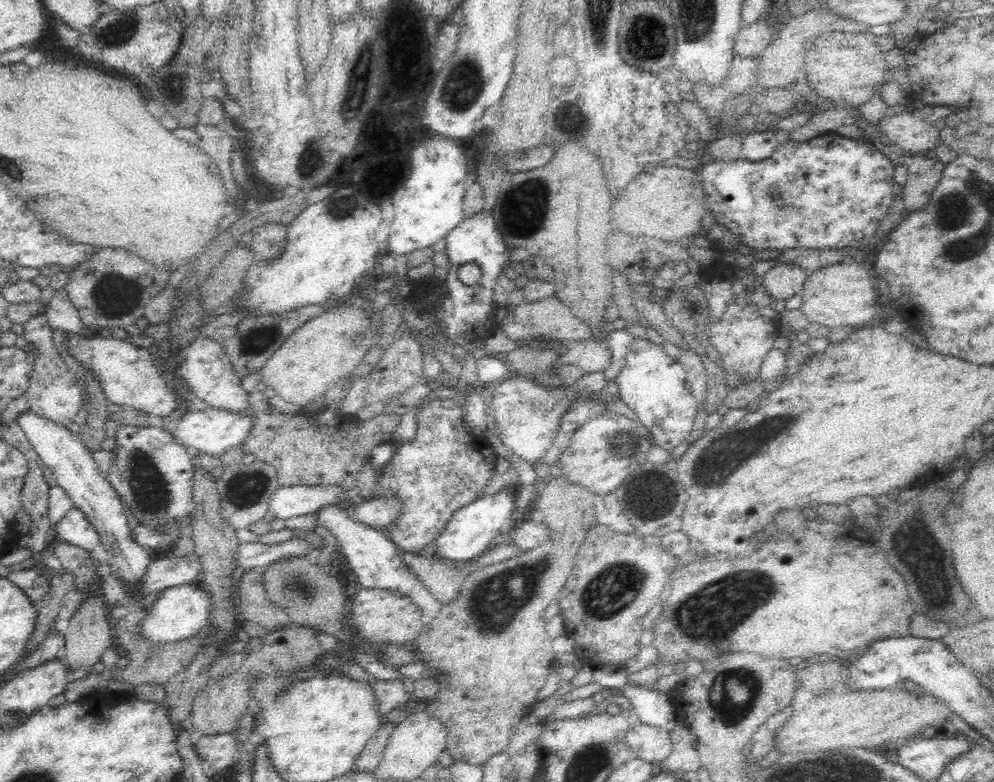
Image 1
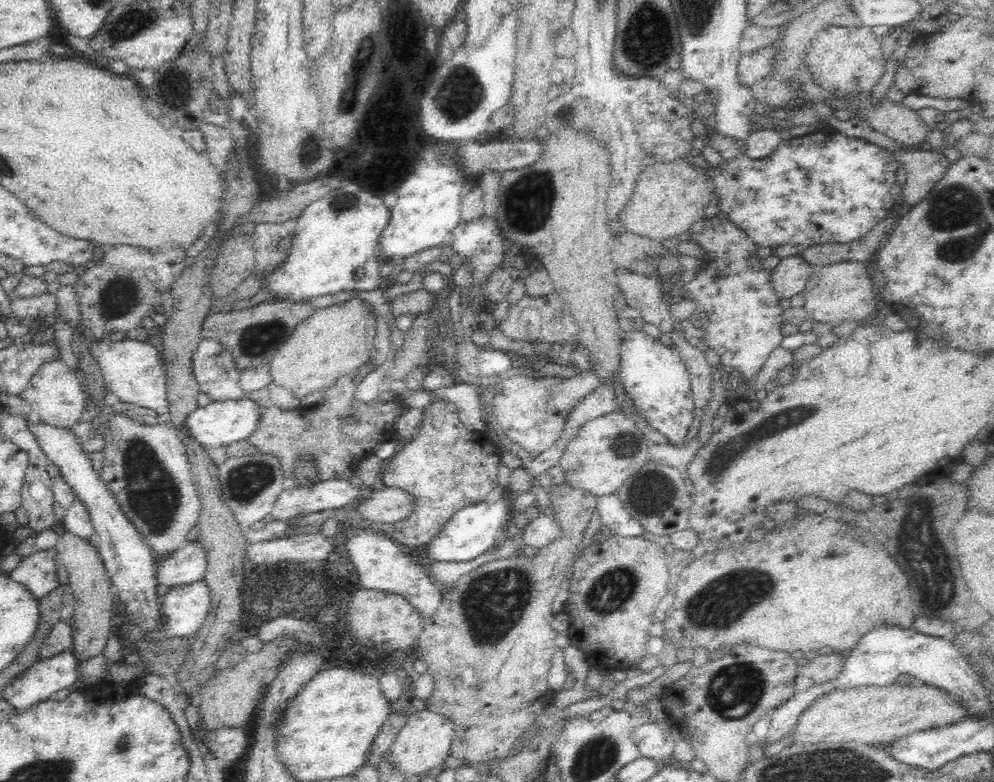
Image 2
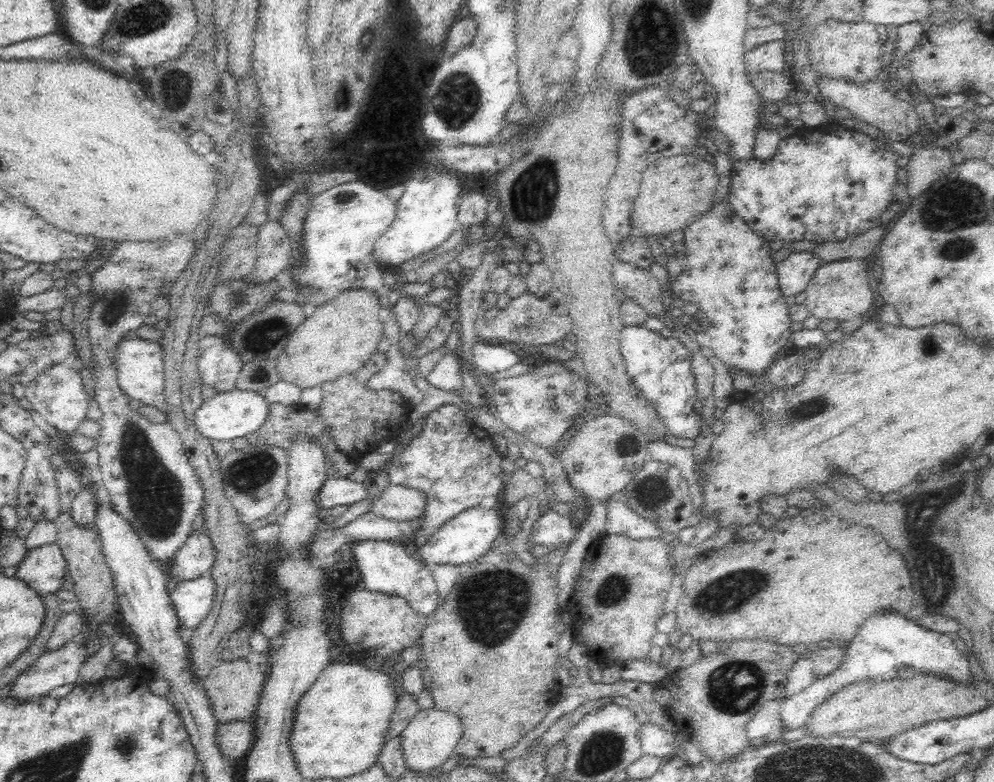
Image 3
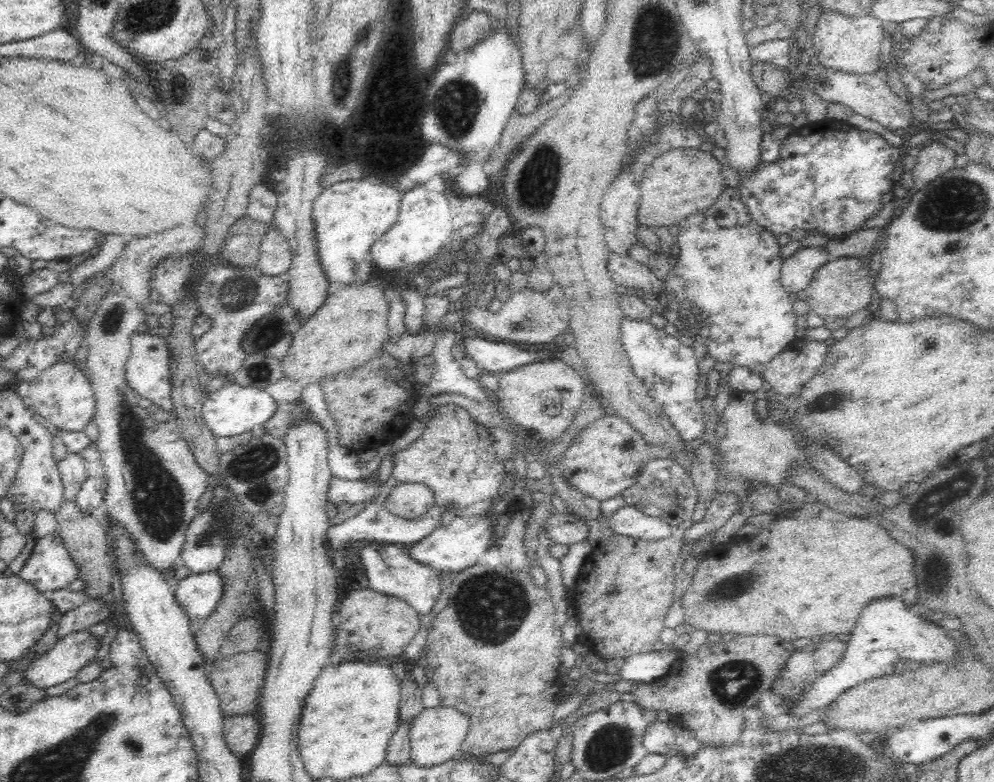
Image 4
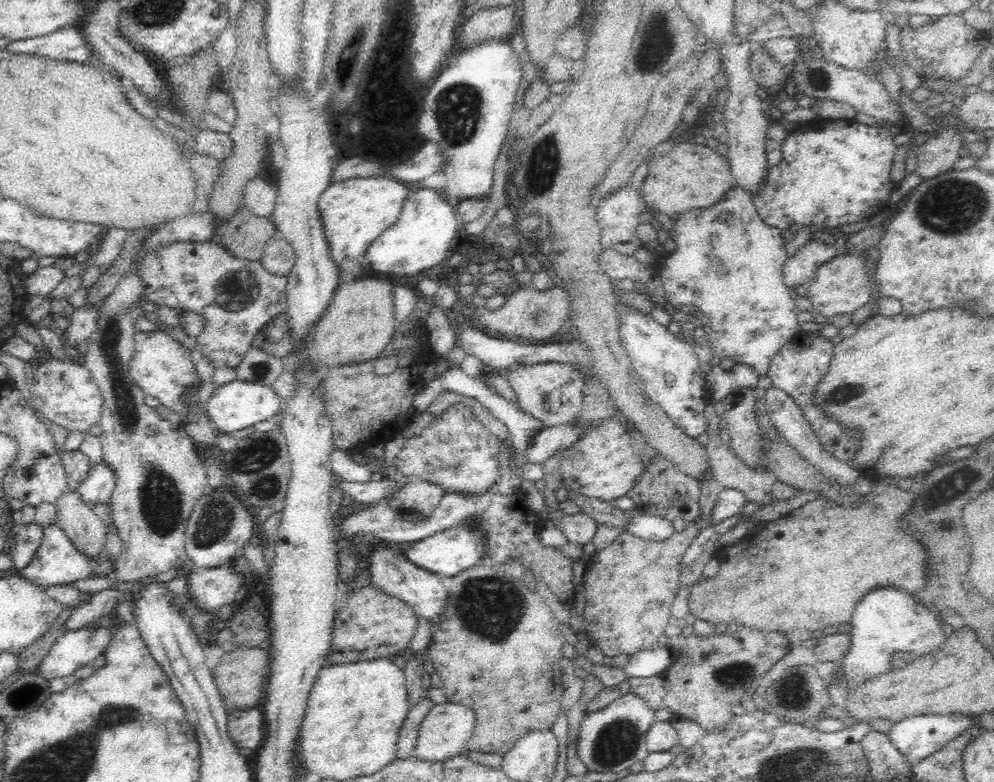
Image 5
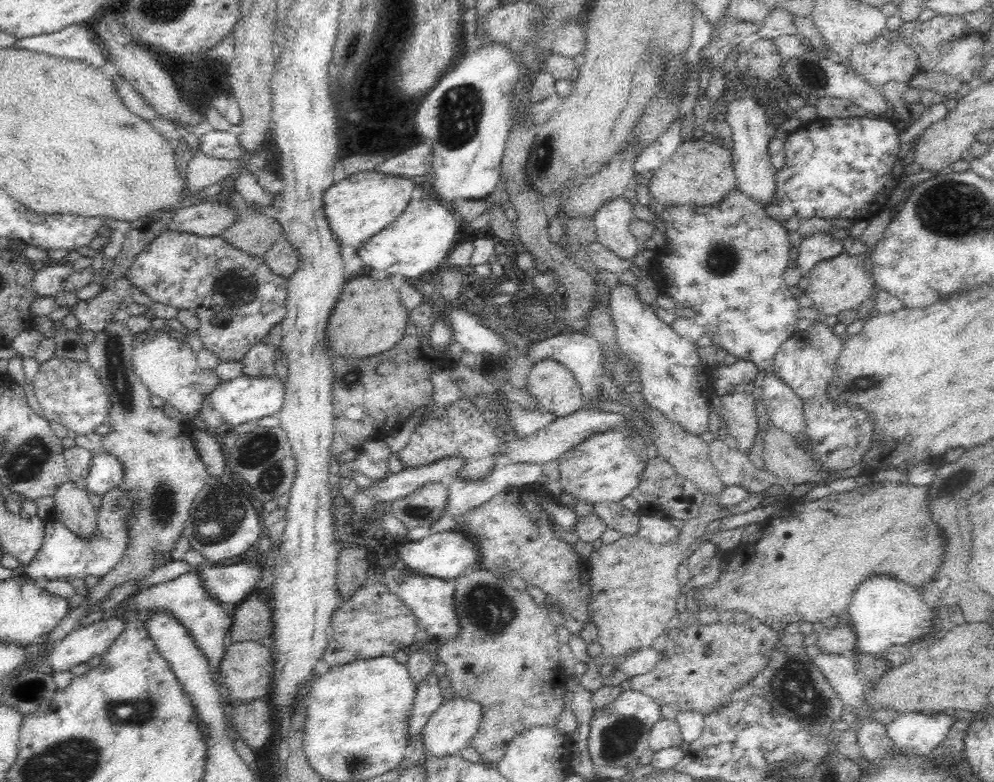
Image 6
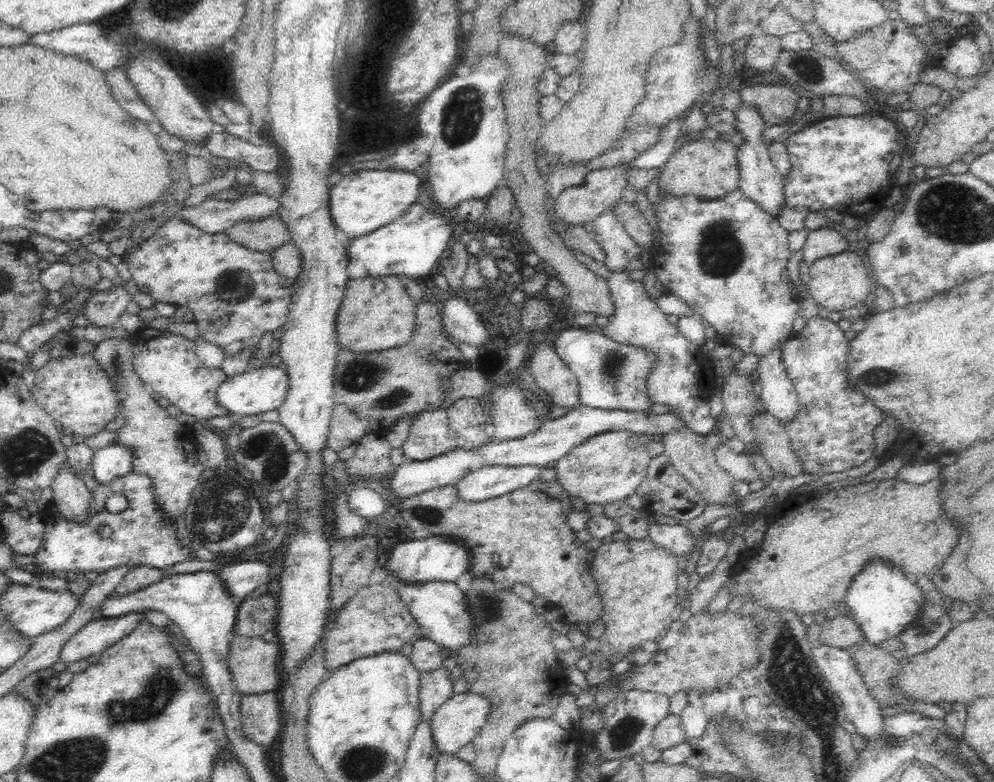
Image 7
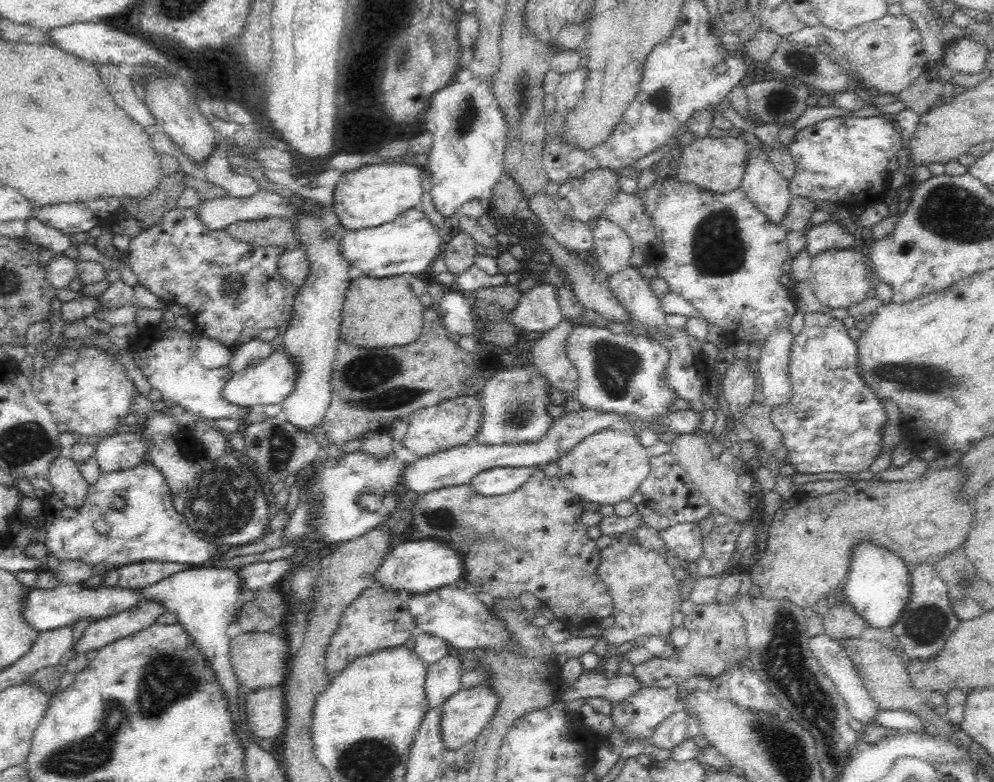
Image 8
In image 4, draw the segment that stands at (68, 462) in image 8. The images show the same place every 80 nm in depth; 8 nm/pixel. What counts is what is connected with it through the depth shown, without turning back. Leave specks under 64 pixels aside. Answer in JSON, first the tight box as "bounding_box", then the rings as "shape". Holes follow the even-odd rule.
{"bounding_box":[56,500,114,603],"shape":[[[62,500],[60,508],[56,512],[56,533],[64,539],[64,547],[68,549],[68,555],[78,567],[78,579],[86,583],[86,590],[83,591],[92,600],[106,600],[106,603],[114,603],[112,592],[112,560],[108,555],[108,532],[106,528],[91,514],[84,514],[75,500]]]}

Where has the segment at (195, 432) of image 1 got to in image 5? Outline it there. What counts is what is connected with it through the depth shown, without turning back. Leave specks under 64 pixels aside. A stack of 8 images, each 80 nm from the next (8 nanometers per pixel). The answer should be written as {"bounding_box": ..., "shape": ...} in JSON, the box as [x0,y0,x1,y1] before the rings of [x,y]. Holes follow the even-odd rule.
{"bounding_box":[206,380,284,432],"shape":[[[233,380],[228,384],[216,386],[206,402],[207,417],[217,432],[234,432],[248,426],[254,426],[264,420],[272,420],[281,410],[284,400],[278,396],[271,385],[246,382],[245,380]]]}

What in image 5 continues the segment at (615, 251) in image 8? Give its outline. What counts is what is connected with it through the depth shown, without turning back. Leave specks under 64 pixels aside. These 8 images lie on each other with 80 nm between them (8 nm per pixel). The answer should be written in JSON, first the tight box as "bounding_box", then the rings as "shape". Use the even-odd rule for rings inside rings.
{"bounding_box":[596,183,644,255],"shape":[[[626,183],[605,197],[597,204],[596,215],[601,244],[620,254],[632,255],[642,247],[636,236],[636,226],[642,222],[639,215],[644,211],[640,193]]]}

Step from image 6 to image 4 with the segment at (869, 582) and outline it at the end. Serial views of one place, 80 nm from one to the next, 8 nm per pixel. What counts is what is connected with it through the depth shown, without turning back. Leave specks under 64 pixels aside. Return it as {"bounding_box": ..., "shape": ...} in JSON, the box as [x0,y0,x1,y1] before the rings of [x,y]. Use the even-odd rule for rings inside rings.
{"bounding_box":[790,596,958,716],"shape":[[[887,596],[868,604],[847,637],[847,649],[843,657],[829,671],[819,675],[814,683],[804,691],[798,704],[792,708],[790,716],[805,716],[808,712],[829,705],[845,690],[862,682],[895,674],[898,661],[914,660],[914,663],[950,662],[958,658],[955,640],[948,637],[947,630],[925,620],[924,615],[912,613],[898,596]]]}

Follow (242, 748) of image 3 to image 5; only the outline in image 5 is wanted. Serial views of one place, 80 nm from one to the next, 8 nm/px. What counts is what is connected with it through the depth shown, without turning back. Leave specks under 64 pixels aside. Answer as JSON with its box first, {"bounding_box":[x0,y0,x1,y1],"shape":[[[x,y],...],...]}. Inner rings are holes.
{"bounding_box":[227,705,265,748],"shape":[[[261,705],[227,713],[228,734],[238,748],[258,748],[265,737],[264,726]]]}

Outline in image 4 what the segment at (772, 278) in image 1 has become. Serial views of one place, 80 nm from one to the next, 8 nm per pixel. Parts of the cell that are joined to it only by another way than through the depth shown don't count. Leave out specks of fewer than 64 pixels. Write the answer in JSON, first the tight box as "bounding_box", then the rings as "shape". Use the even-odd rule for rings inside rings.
{"bounding_box":[782,247,830,294],"shape":[[[800,247],[793,255],[783,260],[782,286],[791,294],[805,290],[814,273],[828,261],[830,257],[824,247]]]}

